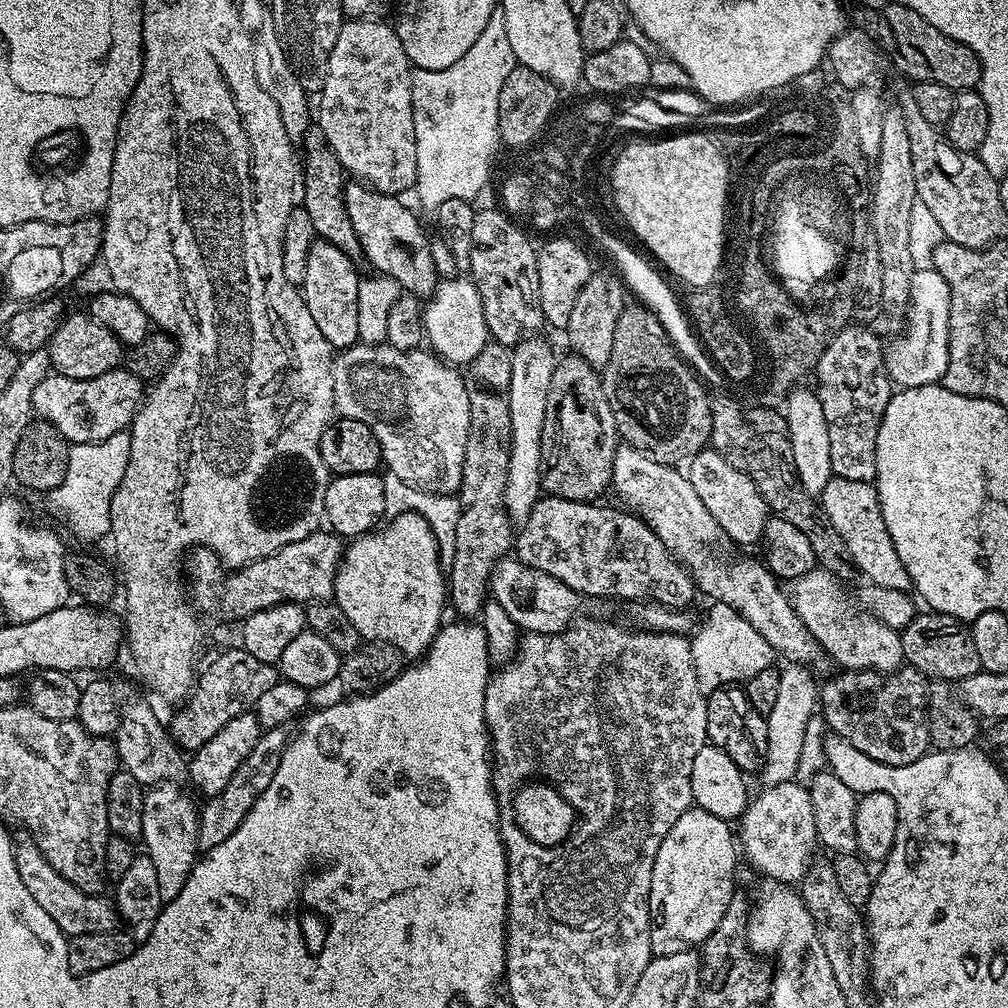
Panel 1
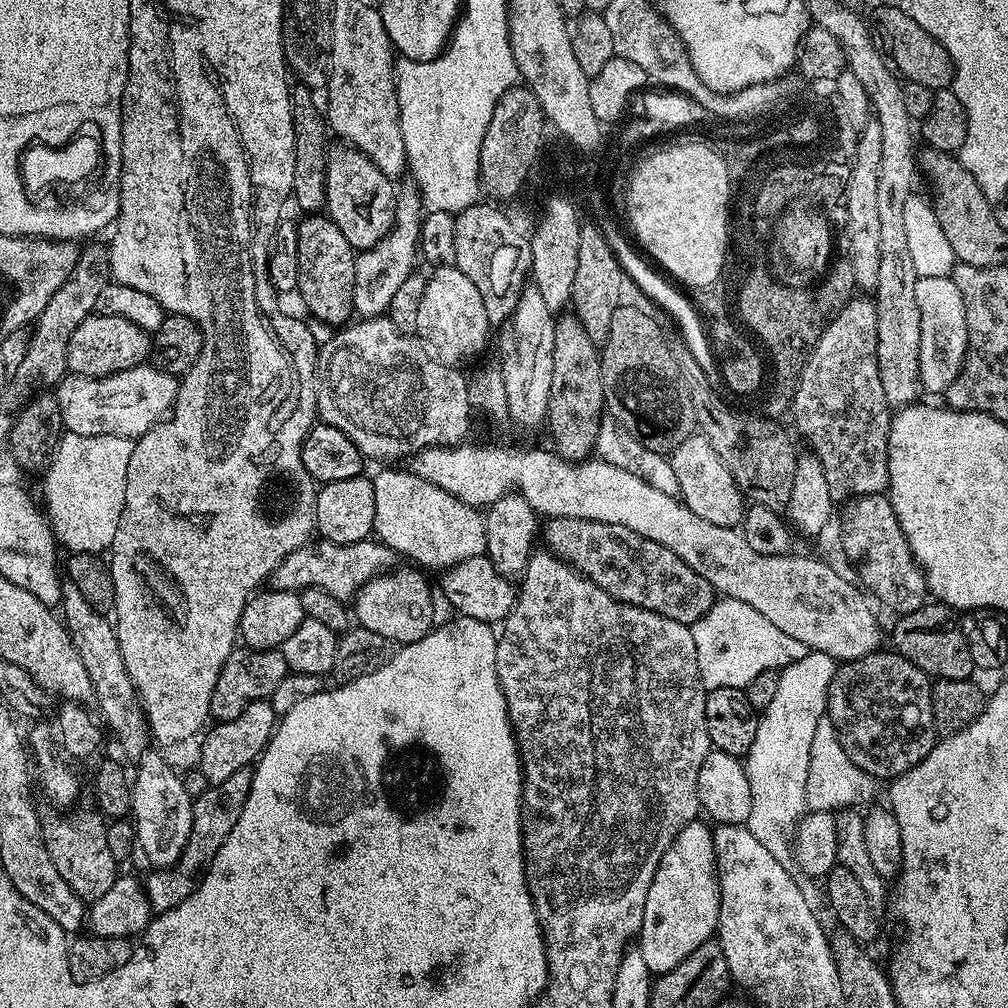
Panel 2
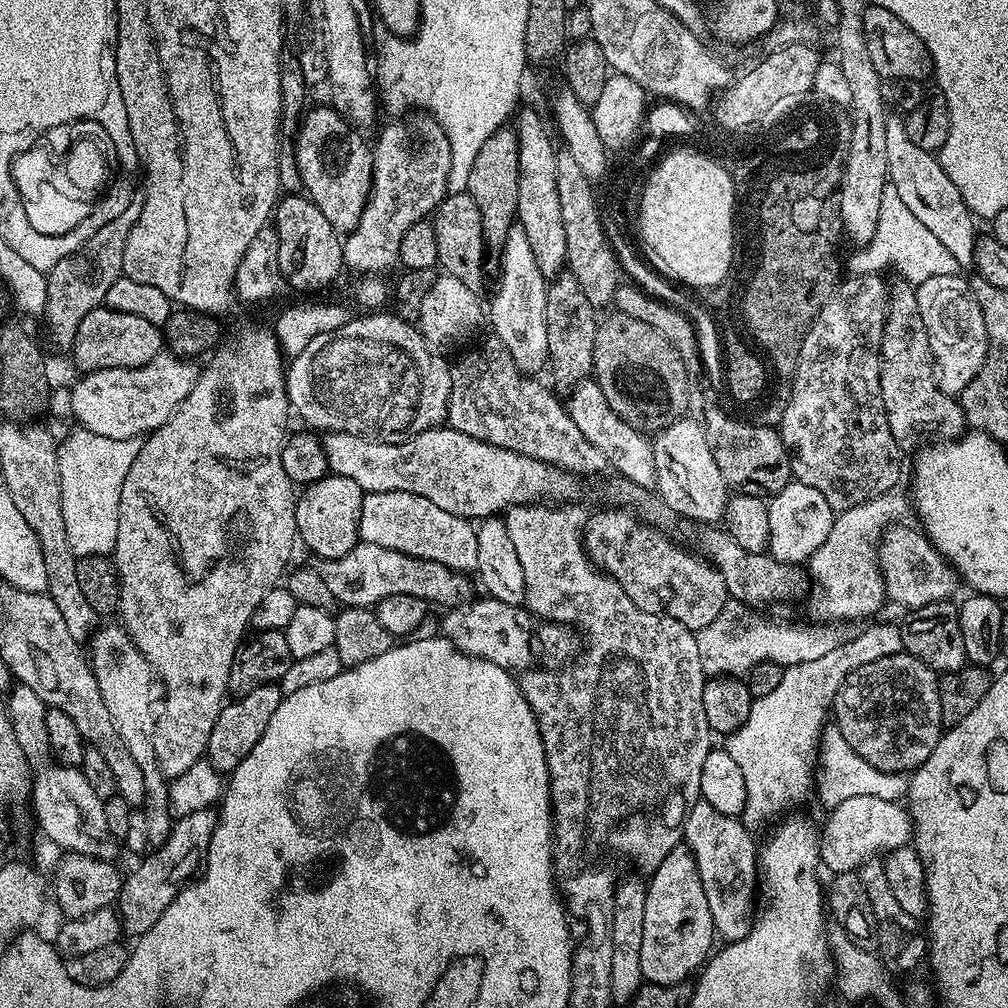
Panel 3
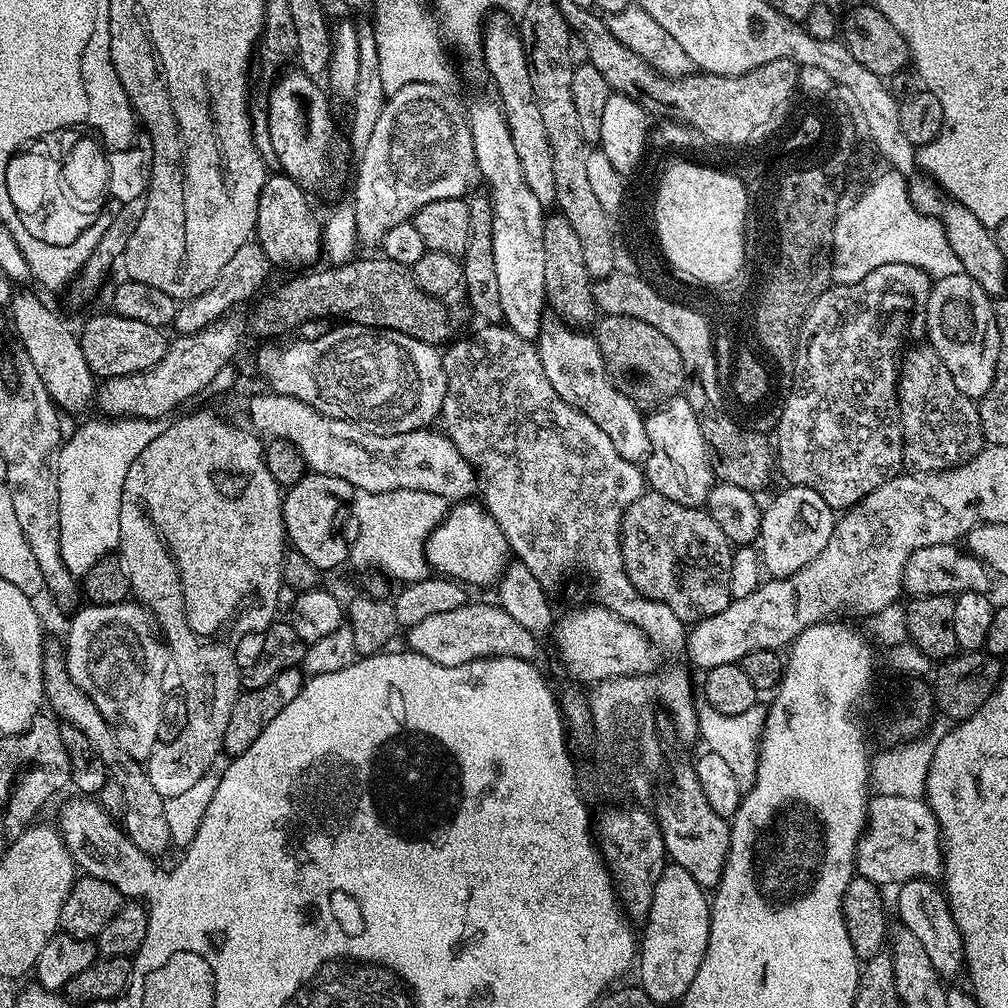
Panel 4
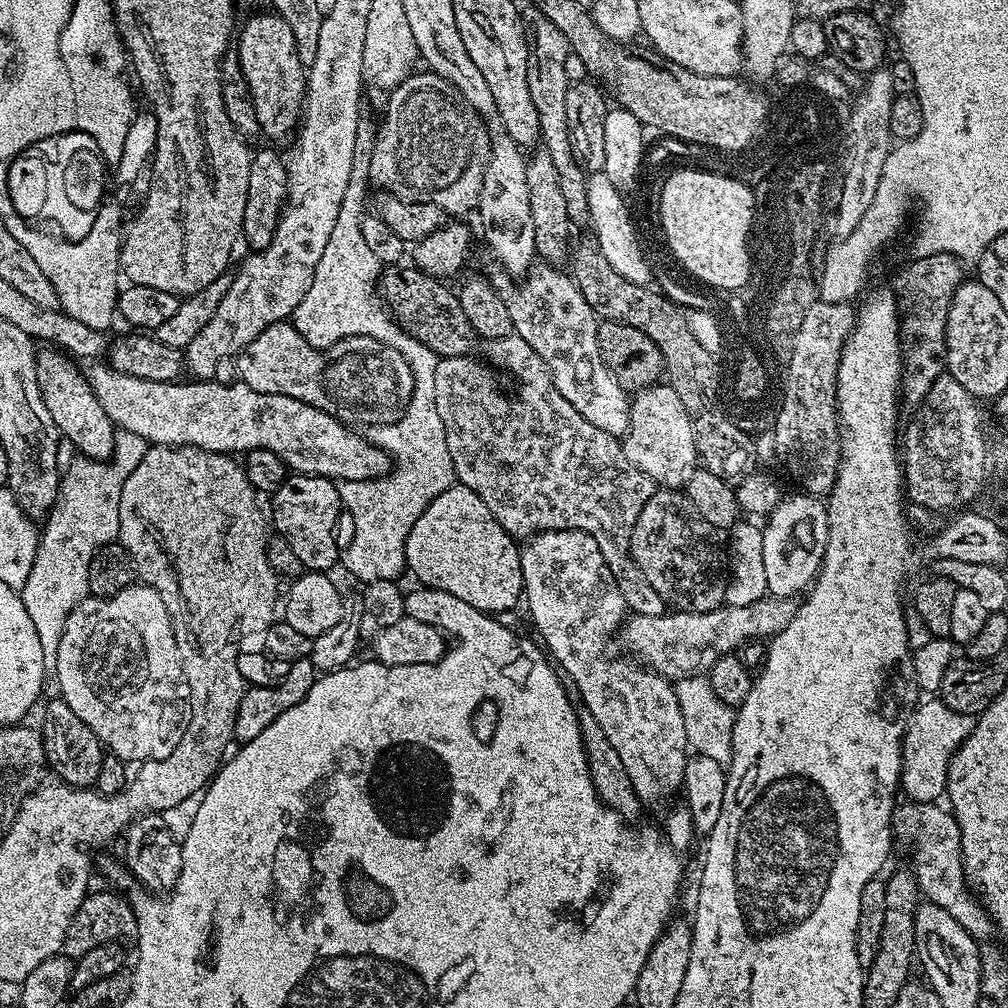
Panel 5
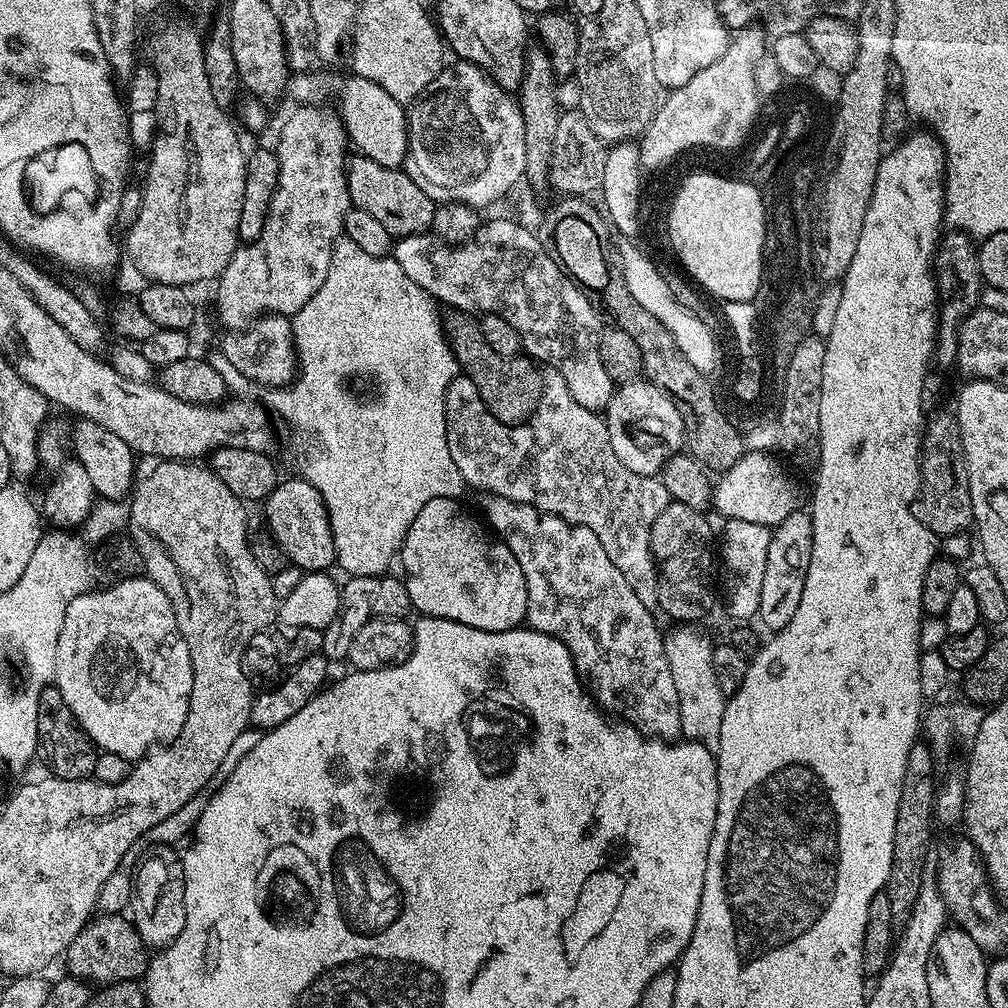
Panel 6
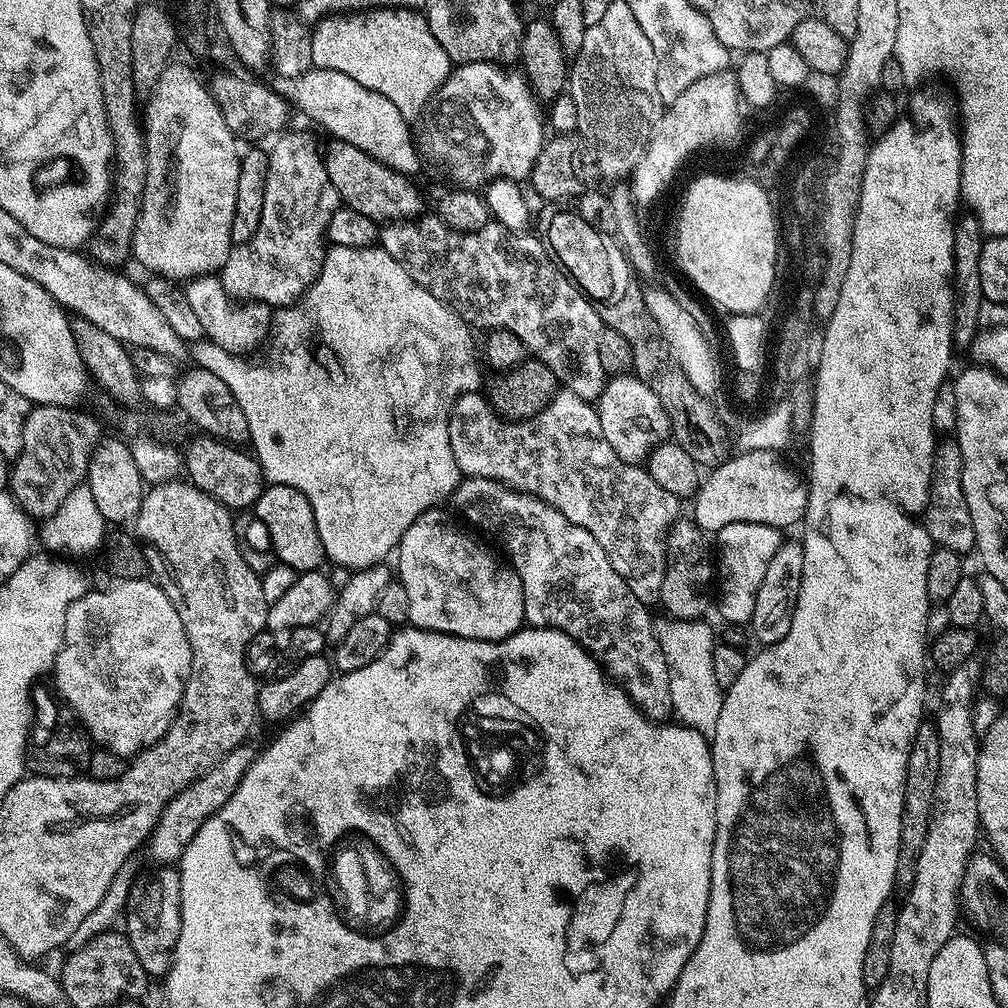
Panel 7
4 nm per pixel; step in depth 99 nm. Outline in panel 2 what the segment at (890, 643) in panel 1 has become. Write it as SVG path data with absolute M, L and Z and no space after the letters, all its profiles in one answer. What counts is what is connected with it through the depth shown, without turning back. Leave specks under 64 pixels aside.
M468 443L419 449L411 457L410 471L477 510L492 504L498 498L516 493L524 496L531 508L544 518L586 518L610 522L614 526L626 526L626 530L634 530L634 534L666 546L666 550L674 550L674 554L678 554L678 558L682 558L682 562L686 562L690 570L702 574L702 578L706 578L706 582L710 582L712 589L721 597L746 602L763 617L768 618L774 626L778 626L783 633L798 638L813 652L830 654L837 662L857 660L881 647L880 624L868 605L869 597L855 583L852 585L846 577L839 576L824 560L815 560L812 556L796 556L797 554L758 554L758 550L747 544L743 531L714 526L714 522L698 518L698 514L694 514L694 510L687 508L683 500L673 493L658 490L658 486L650 486L650 482L646 482L638 474L599 458L573 462L563 460L552 450L543 452L540 448L530 448L525 451L522 448L490 448L484 444Z

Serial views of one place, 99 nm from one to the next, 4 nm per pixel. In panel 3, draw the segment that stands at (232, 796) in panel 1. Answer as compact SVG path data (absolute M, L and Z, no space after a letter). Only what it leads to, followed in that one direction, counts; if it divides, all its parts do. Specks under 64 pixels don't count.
M211 807L177 817L171 834L161 845L152 850L129 875L123 877L119 898L116 903L121 931L131 938L144 936L154 923L158 922L166 907L170 906L184 885L189 883L207 859L210 839L216 829L218 814Z

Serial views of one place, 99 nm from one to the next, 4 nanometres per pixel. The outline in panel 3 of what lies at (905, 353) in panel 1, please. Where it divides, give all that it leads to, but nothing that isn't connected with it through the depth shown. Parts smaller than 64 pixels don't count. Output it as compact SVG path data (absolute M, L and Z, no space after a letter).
M945 274L915 285L918 314L922 314L926 334L930 334L936 379L940 381L940 389L954 397L959 397L960 392L970 386L970 382L988 359L986 318L982 318L982 310L972 297L971 283L962 277L960 274Z

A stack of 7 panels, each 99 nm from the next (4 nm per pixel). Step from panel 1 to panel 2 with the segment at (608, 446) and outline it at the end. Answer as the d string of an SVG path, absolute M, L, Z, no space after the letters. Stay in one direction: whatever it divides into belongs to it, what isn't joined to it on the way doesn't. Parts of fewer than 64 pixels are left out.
M574 314L555 317L554 378L550 378L550 402L546 428L552 431L554 451L563 460L583 462L593 455L604 407L604 387L598 346L582 330Z

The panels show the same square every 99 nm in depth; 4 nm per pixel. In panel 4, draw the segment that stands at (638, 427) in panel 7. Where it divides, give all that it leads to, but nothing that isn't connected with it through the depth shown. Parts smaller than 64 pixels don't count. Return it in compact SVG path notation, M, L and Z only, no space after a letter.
M673 398L659 405L653 412L656 413L652 417L649 415L644 421L650 448L648 458L642 464L642 471L651 491L670 498L670 502L682 502L682 506L704 508L708 503L708 495L714 483L714 473L708 443L702 438L700 419L694 414L690 402L683 398Z

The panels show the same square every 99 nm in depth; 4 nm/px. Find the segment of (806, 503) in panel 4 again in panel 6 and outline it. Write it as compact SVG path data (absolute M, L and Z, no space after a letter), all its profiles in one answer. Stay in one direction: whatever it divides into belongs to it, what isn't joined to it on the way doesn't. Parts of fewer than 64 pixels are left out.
M794 511L772 528L770 554L766 554L766 575L762 577L762 602L758 613L769 633L781 632L794 618L798 602L802 602L802 590L806 586L806 570L812 557L812 517L807 511Z

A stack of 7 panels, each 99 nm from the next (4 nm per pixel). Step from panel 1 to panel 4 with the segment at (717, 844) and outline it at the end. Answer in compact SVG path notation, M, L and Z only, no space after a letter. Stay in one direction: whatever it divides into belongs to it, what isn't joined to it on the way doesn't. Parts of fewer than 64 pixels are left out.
M669 863L654 886L654 902L650 902L650 914L642 924L644 936L642 932L638 940L638 984L657 1006L675 1005L690 990L708 945L710 914L709 893L694 882L694 874Z

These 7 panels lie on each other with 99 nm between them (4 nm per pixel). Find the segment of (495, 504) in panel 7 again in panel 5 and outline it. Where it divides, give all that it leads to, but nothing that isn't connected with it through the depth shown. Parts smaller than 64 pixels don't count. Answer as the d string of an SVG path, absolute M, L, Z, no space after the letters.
M567 528L557 532L538 532L525 539L520 550L522 574L524 575L523 599L528 600L528 612L537 632L544 638L543 645L547 653L555 660L559 671L576 687L575 695L580 695L579 703L585 711L602 726L602 734L618 750L622 766L634 786L636 796L645 805L660 800L679 789L684 782L684 771L690 759L690 749L686 738L686 722L682 719L682 709L678 706L678 694L673 681L660 676L651 668L632 658L612 660L608 652L608 643L614 640L614 633L623 625L630 609L624 600L620 584L610 574L598 542L589 532L577 528Z

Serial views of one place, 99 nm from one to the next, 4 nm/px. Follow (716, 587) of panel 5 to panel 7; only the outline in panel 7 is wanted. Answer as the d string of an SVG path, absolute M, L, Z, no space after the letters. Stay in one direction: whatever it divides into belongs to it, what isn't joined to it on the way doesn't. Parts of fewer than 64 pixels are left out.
M681 518L668 533L668 569L662 582L659 603L664 604L663 611L676 620L699 620L705 614L708 603L714 600L714 548L705 531L691 519Z

